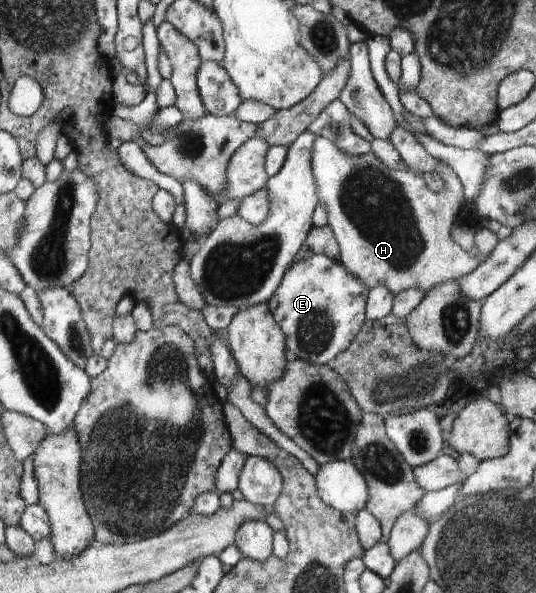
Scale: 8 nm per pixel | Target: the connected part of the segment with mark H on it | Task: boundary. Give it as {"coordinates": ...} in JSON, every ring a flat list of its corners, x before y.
{"coordinates":[[316,137,314,141,311,167,317,184,319,203,325,206,328,224,339,244,339,262,354,278,363,282,368,290,376,285,386,285,394,297,408,289,419,289,426,294,443,282,456,281,472,272,482,260,488,258,499,243,497,234,483,226,475,230,472,252,465,251,453,241,451,229,467,202,457,173,442,160,438,160,436,170,445,182,444,190,440,193,430,191,422,176,411,170,389,169,372,152,359,157,348,156,330,142,330,139,324,137]]}

